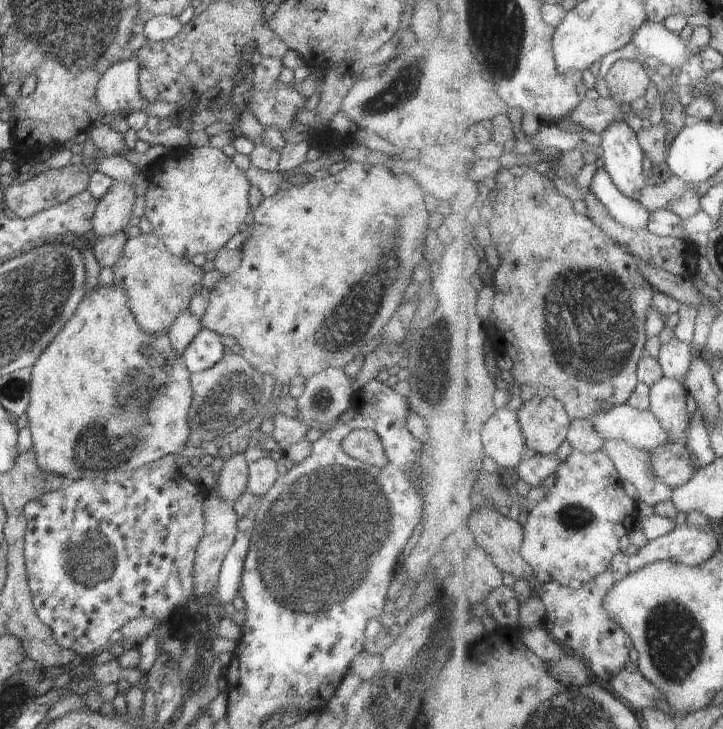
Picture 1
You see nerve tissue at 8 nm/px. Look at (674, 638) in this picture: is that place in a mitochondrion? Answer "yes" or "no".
yes

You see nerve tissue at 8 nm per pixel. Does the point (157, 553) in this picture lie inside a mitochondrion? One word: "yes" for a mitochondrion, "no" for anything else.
no

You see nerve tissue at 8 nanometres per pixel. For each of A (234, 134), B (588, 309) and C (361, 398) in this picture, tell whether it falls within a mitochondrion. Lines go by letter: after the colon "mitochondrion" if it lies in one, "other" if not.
A: other
B: mitochondrion
C: other

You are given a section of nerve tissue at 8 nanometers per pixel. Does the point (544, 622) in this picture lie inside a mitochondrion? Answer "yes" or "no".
no

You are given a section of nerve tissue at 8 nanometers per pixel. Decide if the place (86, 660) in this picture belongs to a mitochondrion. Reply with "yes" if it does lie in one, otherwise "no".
no

